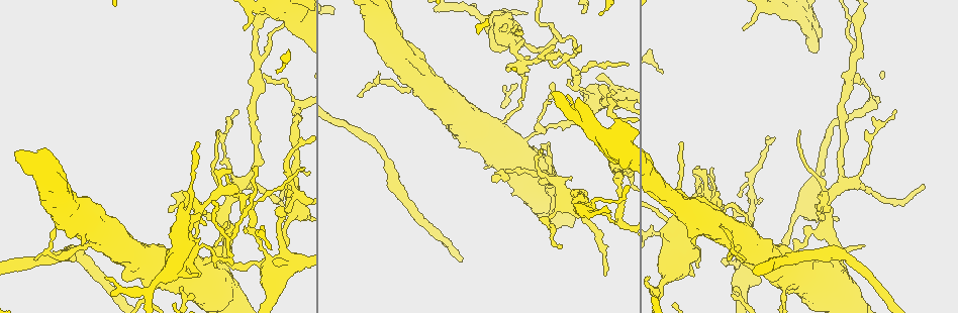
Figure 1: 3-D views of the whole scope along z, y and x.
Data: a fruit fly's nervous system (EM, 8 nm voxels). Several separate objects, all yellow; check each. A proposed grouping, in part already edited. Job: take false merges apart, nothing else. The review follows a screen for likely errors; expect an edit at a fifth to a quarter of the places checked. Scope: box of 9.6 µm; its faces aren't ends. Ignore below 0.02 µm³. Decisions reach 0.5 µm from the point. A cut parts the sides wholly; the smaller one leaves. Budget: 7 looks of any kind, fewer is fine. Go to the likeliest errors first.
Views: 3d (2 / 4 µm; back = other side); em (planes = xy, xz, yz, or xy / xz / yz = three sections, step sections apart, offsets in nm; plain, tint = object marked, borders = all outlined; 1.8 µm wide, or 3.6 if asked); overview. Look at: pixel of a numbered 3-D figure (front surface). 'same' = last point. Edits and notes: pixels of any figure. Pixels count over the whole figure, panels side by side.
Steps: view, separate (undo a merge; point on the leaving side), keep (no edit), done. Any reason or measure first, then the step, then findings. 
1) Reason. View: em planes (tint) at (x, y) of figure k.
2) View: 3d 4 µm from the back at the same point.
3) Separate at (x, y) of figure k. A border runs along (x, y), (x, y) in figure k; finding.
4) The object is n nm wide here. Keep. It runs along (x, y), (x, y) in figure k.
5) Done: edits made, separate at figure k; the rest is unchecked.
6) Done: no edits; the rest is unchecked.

Abrupt turn. View: 3d 2 µm at (621, 223) of figure 1.

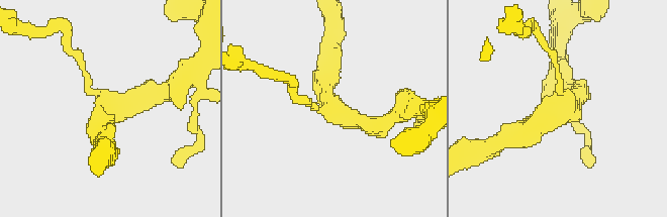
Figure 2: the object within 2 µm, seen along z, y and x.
View: em planes (tint) at (330, 105) of figure 2.

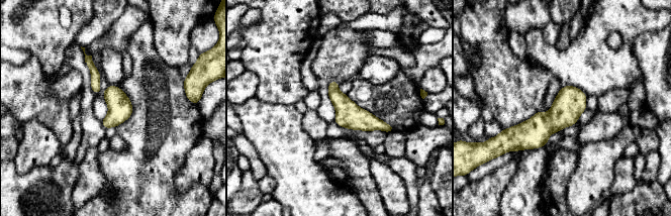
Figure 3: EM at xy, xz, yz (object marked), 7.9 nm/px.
Keep. It runs along (583, 97), (534, 133), (514, 137) in figure 3; all the same neuron.

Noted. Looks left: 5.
Sudden change in width. View: 3d 4 µm from the back at (797, 7) of figure 1.

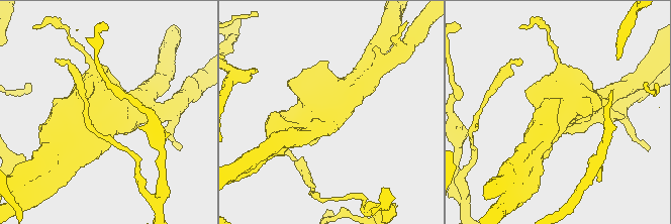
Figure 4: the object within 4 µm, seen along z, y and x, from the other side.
Now the EM. View: em 3.6 µm planes (tint) at (318, 111) of figure 4.

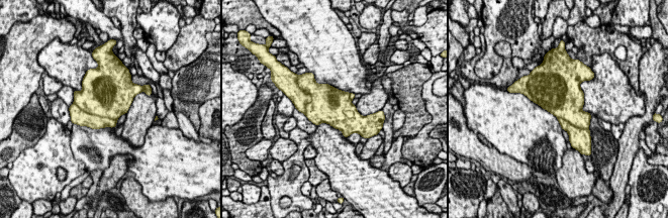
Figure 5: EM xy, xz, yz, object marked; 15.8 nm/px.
Separate at (80, 117) of figure 5. A border runs along (74, 102), (89, 113), (116, 120) in figure 5; a second neuron is stuck on.

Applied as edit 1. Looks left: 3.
Thin neck. View: 3d 4 µm at (564, 56) of figure 1.

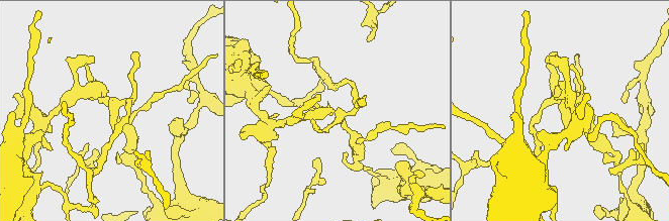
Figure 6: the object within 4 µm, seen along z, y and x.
Shape alone is not enough. View: em planes (tint) at (112, 102) of figure 6.

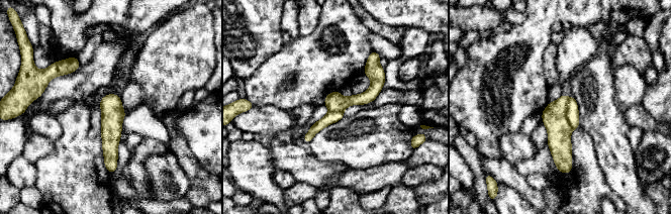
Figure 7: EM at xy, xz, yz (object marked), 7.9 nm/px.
Separate at (555, 119) of figure 7. Two neurons meet here.

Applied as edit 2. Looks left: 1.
Done: edits made, separate at figure 5, separate at figure 7; the rest is unchecked.

